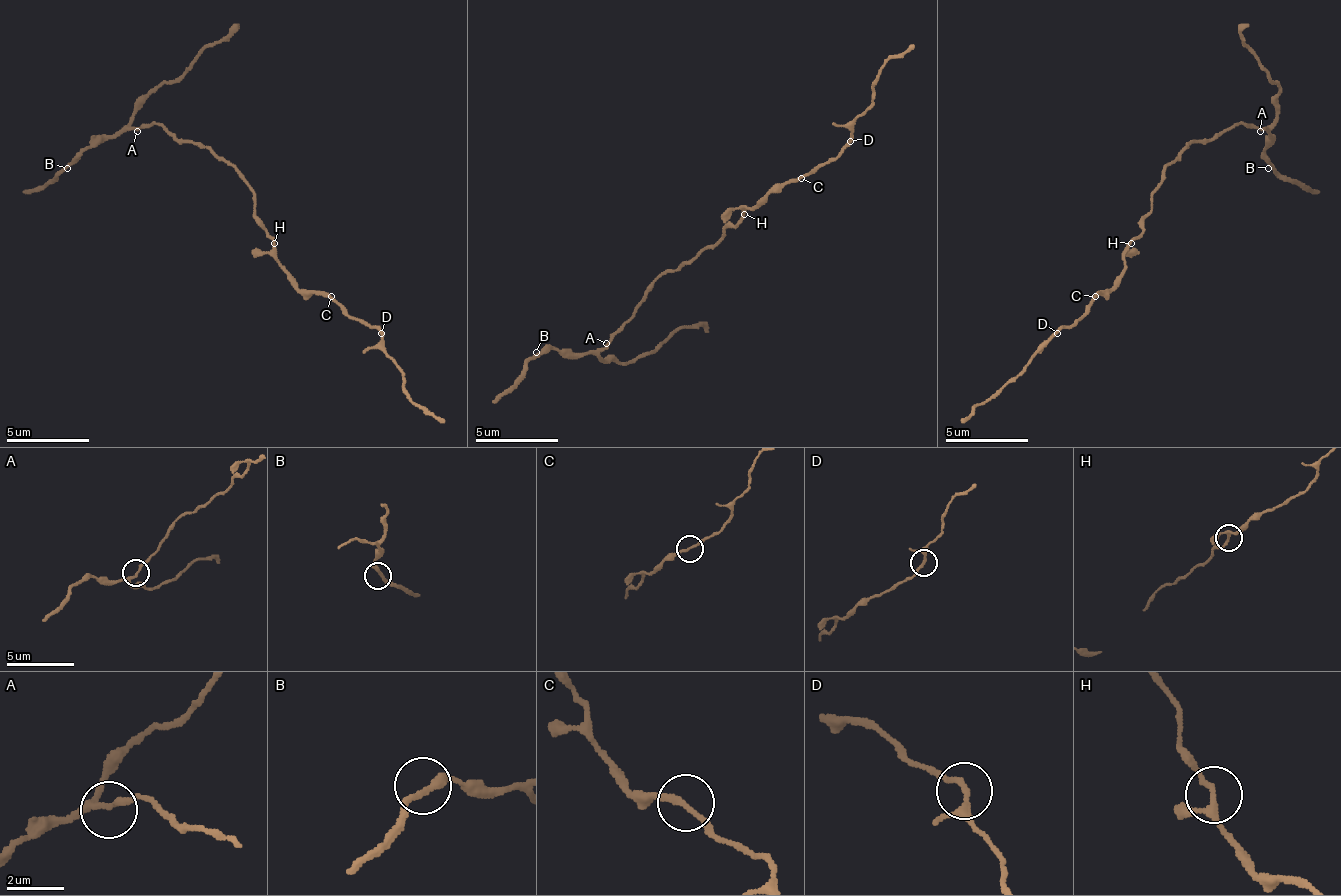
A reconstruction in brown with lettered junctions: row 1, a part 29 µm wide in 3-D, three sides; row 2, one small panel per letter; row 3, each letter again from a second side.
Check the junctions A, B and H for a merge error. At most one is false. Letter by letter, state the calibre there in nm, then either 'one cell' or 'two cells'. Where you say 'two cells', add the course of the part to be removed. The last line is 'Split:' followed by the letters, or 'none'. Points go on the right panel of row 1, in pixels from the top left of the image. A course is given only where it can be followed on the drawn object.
A: 170 nm thick; one cell
B: 240 nm thick; one cell
H: 160 nm thick; one cell
Split: none

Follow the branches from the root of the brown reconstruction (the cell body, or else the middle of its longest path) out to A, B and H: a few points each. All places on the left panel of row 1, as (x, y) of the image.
A: (253, 205), (253, 188), (207, 147), (182, 143), (162, 126), (141, 126), (137, 131)
B: (253, 205), (253, 188), (220, 155), (182, 143), (162, 126), (129, 126), (100, 135), (67, 168)
H: (253, 205), (253, 217), (273, 242)

